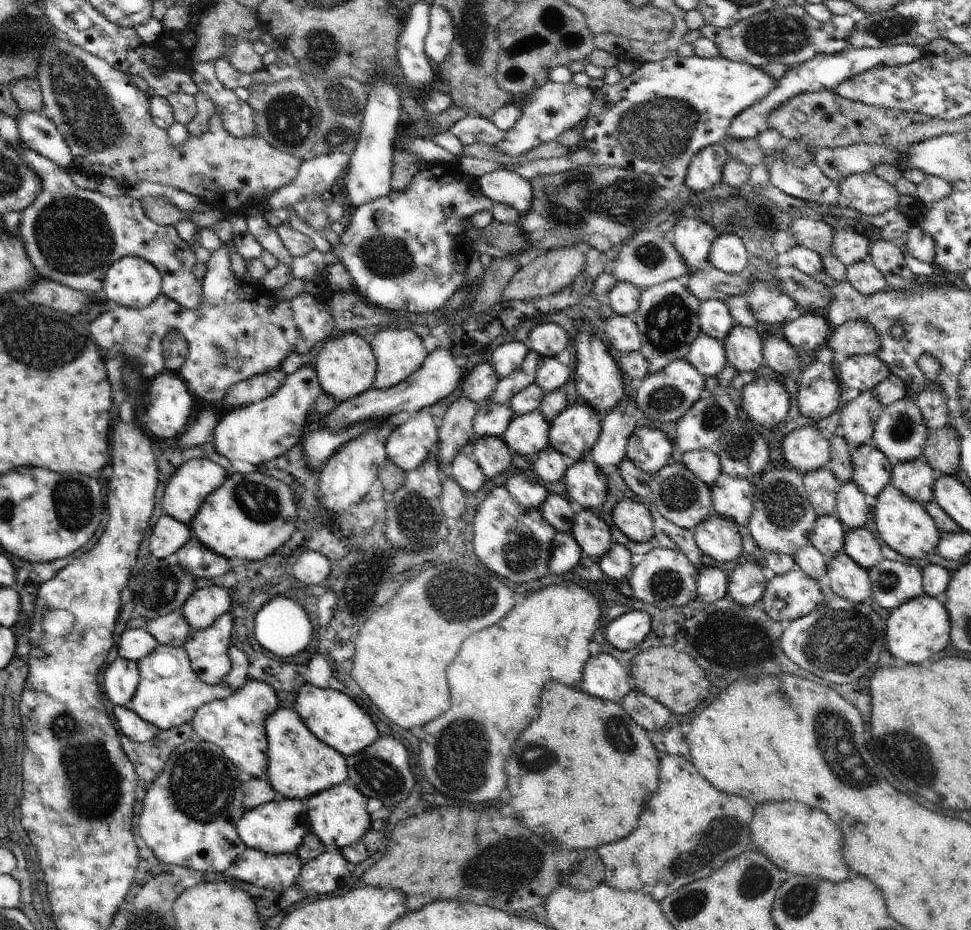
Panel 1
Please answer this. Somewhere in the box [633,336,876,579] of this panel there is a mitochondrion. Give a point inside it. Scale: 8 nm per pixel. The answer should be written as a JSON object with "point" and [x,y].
{"point":[784,506]}

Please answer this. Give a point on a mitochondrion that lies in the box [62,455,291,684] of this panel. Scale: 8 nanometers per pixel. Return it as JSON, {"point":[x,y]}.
{"point":[263,504]}

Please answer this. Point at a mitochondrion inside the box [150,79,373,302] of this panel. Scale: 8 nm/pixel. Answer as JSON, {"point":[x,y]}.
{"point":[289,118]}

